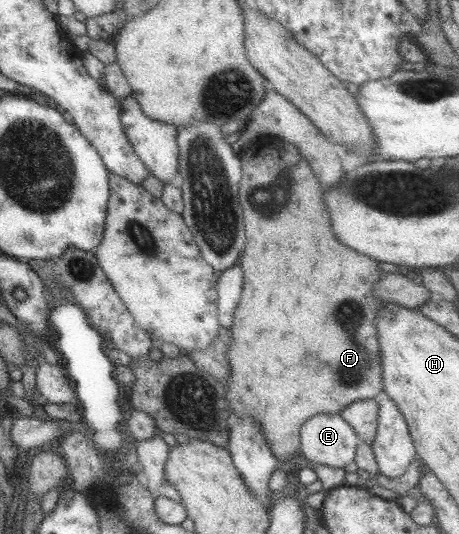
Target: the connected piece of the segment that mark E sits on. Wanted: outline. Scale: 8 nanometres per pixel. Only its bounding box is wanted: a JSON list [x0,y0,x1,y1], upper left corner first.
[299,413,361,468]

